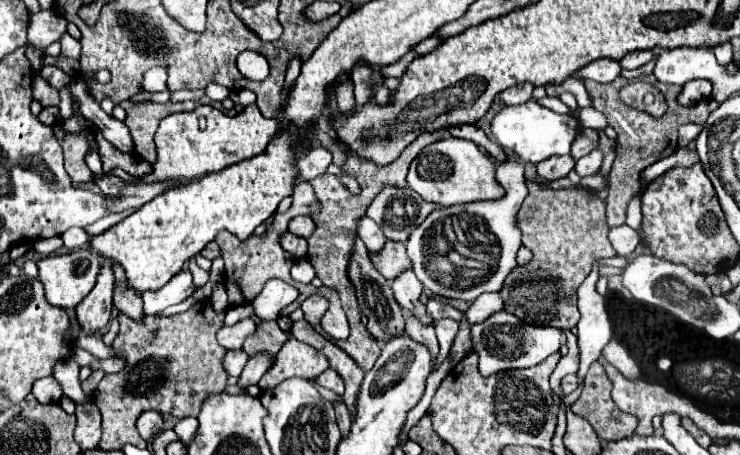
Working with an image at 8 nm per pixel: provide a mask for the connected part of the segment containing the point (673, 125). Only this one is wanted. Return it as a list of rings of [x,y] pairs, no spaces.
[[[616,77],[612,83],[594,83],[594,81],[584,81],[586,89],[588,89],[588,95],[592,99],[592,107],[598,109],[600,113],[604,113],[608,117],[608,123],[610,127],[616,129],[618,133],[618,139],[616,139],[616,159],[614,159],[614,165],[612,165],[612,171],[610,171],[610,187],[608,187],[608,199],[606,199],[606,217],[608,217],[608,225],[610,227],[618,227],[626,221],[626,207],[630,203],[630,199],[640,191],[640,173],[664,159],[666,155],[672,155],[678,145],[678,127],[684,125],[684,123],[698,123],[698,125],[704,125],[708,115],[718,107],[718,101],[714,99],[704,99],[700,101],[698,105],[692,105],[692,107],[680,107],[676,97],[680,93],[680,87],[676,85],[666,85],[666,83],[660,83],[660,91],[664,93],[666,97],[666,103],[668,103],[668,111],[664,113],[664,119],[656,119],[644,111],[638,111],[638,109],[632,109],[628,105],[624,105],[618,97],[620,89],[626,85],[628,81],[624,77]]]

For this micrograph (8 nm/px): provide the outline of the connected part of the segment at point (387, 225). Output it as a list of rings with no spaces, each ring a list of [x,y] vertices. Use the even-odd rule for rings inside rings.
[[[384,187],[368,207],[368,217],[380,225],[388,239],[406,241],[410,231],[418,227],[434,207],[436,205],[426,203],[408,187]]]

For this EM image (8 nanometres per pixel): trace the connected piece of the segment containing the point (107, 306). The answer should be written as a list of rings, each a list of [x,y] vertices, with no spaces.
[[[104,261],[98,273],[96,287],[88,293],[88,297],[76,307],[78,323],[84,331],[92,333],[108,325],[112,311],[112,291],[114,291],[114,273],[112,261]]]

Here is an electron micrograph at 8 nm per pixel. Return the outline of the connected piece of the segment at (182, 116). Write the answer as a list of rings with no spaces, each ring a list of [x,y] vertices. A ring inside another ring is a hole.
[[[256,103],[234,117],[228,117],[210,105],[198,105],[198,109],[186,113],[172,113],[170,117],[164,117],[154,135],[158,157],[152,163],[152,173],[140,177],[138,183],[192,181],[208,173],[218,173],[234,163],[260,155],[276,133],[278,121],[262,117]]]

